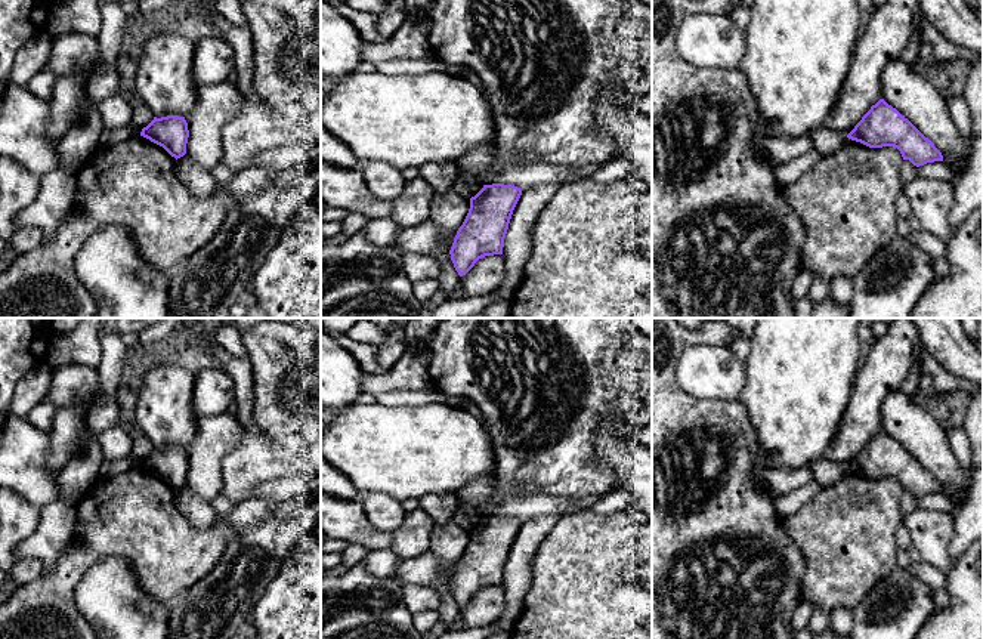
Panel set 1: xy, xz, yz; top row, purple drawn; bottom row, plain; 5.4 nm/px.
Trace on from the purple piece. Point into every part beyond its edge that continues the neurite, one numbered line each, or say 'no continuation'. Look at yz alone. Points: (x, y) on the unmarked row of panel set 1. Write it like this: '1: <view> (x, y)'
no continuation

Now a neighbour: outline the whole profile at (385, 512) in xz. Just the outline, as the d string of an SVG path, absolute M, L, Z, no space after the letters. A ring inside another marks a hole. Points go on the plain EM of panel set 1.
M364 493L359 497L368 521L384 532L395 532L404 522L407 510L396 498L380 493Z

